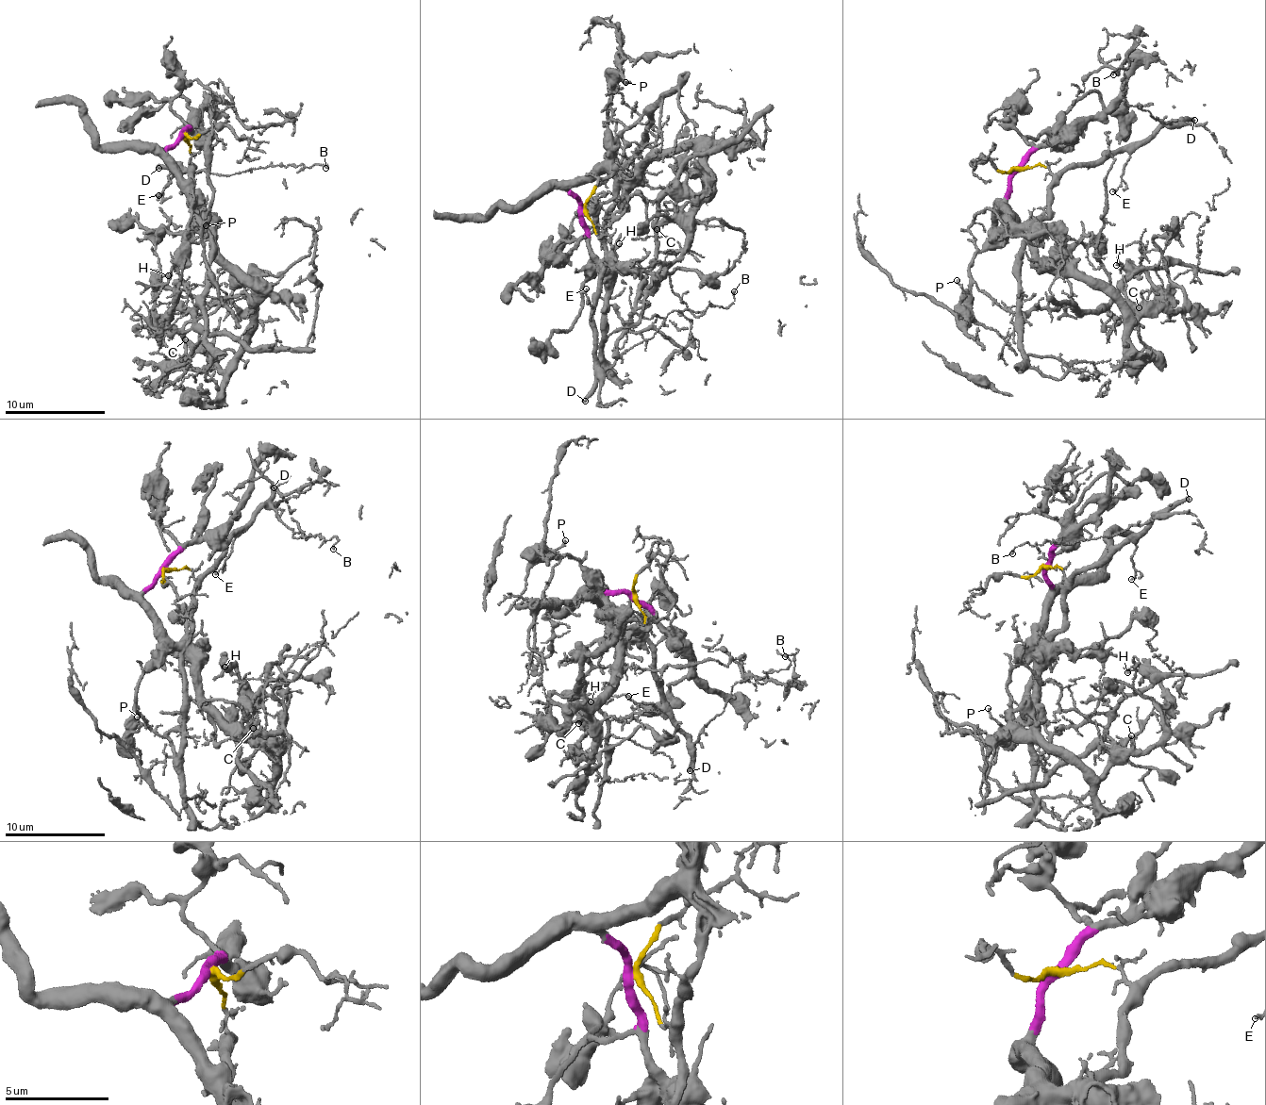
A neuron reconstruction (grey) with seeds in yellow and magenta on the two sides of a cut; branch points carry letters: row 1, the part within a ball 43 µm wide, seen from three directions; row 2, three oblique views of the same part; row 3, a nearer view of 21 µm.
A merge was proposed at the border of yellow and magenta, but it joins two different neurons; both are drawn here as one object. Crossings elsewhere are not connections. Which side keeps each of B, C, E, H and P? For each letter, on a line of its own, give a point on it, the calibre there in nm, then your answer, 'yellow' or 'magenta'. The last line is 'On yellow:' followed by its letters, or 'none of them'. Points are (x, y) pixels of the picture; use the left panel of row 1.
B: (325, 168) | 140 nm | yellow
C: (185, 339) | 320 nm | magenta
E: (158, 195) | 130 nm | yellow
H: (168, 275) | 180 nm | magenta
P: (206, 225) | 160 nm | magenta
On yellow: B, E

